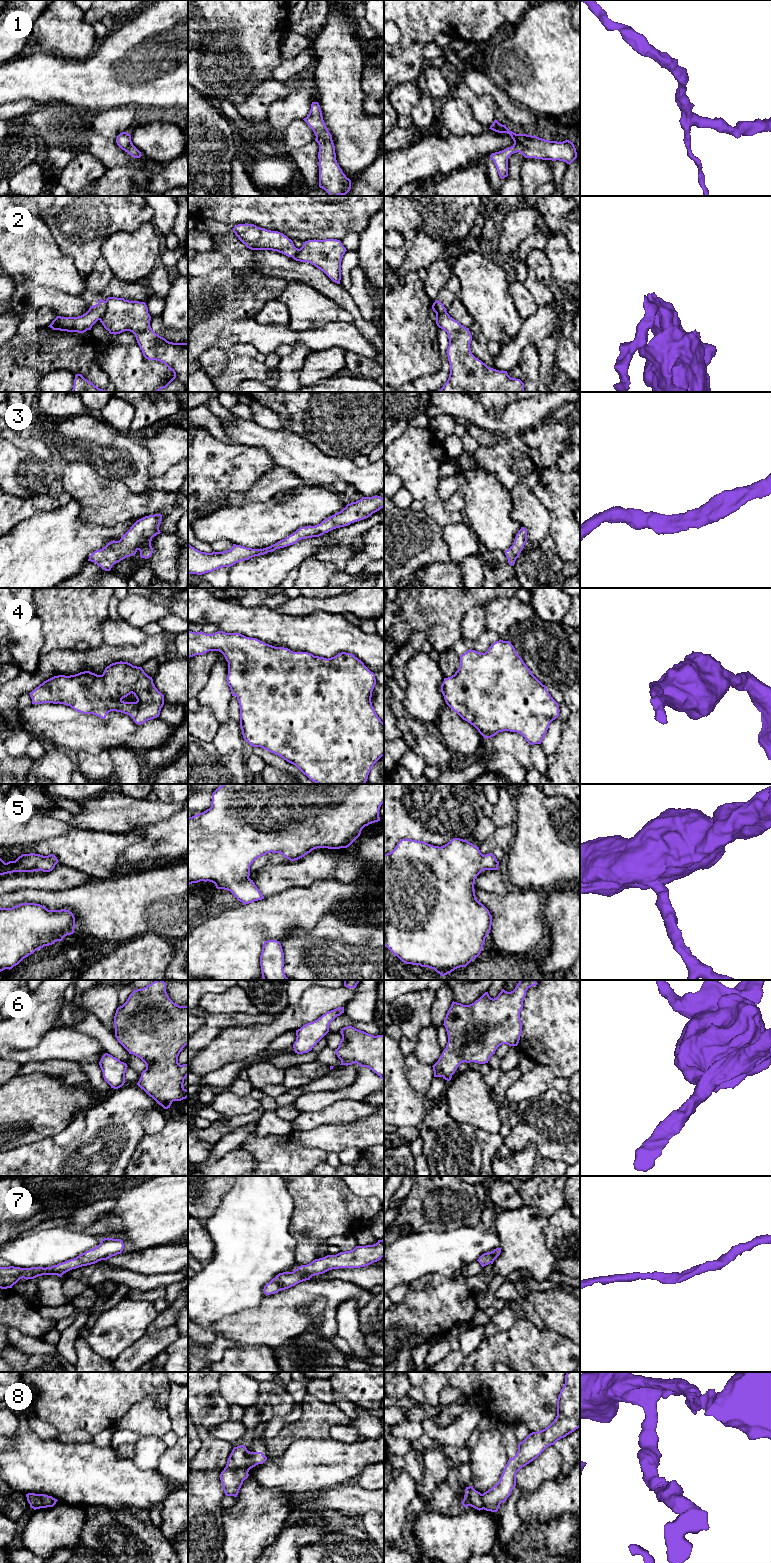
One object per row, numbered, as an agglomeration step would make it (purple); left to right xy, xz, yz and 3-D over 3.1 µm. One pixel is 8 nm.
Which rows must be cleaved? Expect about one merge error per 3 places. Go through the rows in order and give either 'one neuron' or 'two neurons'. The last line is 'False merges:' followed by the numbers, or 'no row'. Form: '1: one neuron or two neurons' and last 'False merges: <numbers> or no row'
1: one neuron
2: two neurons
3: one neuron
4: one neuron
5: one neuron
6: one neuron
7: one neuron
8: one neuron
False merges: 2

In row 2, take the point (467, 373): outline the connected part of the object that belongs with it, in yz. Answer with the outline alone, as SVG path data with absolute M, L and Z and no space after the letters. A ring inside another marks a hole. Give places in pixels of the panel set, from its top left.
M437 301L433 303L432 309L436 313L437 326L448 334L449 346L446 353L450 364L450 374L447 382L436 392L524 392L524 383L520 379L511 378L507 371L489 368L472 354L470 348L472 335L469 328L454 320L447 311L438 313Z

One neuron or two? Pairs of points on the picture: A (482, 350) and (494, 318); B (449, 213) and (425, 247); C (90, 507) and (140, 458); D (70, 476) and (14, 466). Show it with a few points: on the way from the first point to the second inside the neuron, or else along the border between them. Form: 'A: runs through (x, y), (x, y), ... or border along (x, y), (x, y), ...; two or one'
A: border along (474, 321), (487, 339), (500, 346); two
B: border along (455, 242), (442, 243), (419, 231), (410, 247); two
C: border along (119, 480), (131, 491), (139, 494); two
D: border along (60, 468), (58, 477); two

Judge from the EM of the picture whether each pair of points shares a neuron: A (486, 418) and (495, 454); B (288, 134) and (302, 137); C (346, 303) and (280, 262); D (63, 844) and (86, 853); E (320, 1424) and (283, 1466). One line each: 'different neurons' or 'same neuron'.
A: different neurons
B: same neuron
C: same neuron
D: same neuron
E: different neurons

